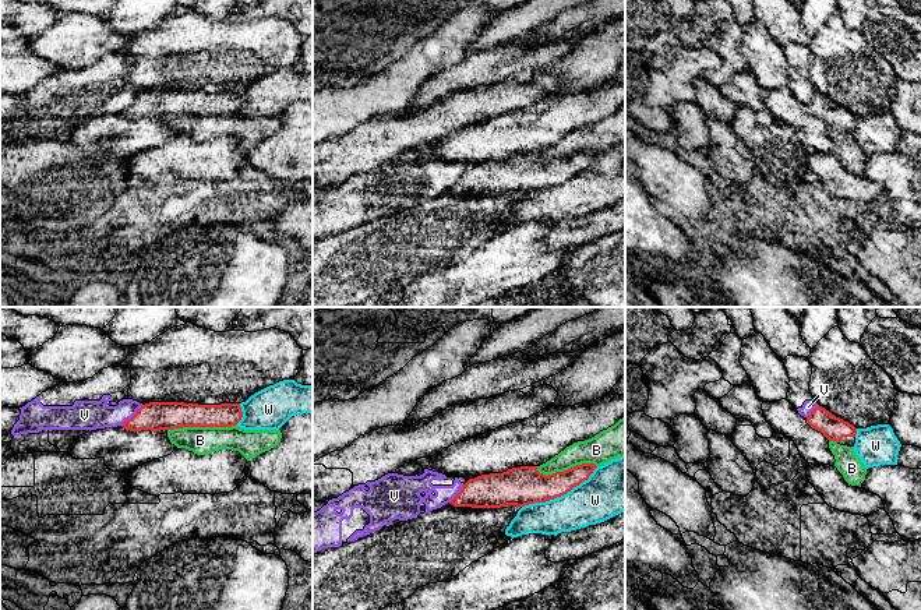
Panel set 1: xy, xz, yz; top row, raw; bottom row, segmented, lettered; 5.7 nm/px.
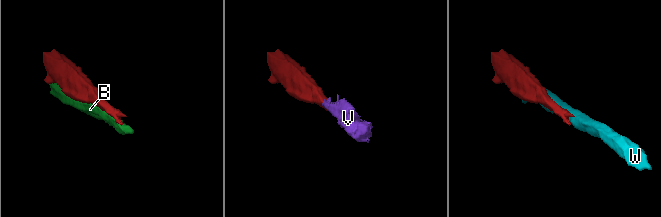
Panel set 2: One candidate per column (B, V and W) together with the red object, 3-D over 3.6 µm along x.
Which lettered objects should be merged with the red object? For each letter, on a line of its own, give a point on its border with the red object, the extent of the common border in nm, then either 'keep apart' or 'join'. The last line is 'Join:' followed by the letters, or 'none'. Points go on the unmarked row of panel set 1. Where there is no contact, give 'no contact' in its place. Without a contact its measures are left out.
B: contact xy (201, 113); length 400 nm; keep apart
V: contact xy (133, 103); length 180 nm; keep apart
W: contact xz (560, 183); length 500 nm; keep apart
Join: none

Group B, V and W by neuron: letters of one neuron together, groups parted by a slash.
B / V / W

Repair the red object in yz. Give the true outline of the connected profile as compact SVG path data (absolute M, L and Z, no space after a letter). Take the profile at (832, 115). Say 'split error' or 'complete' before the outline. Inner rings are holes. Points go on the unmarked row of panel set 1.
split error; M819 92L809 101L807 110L821 119L829 128L847 134L855 131L857 116Z

